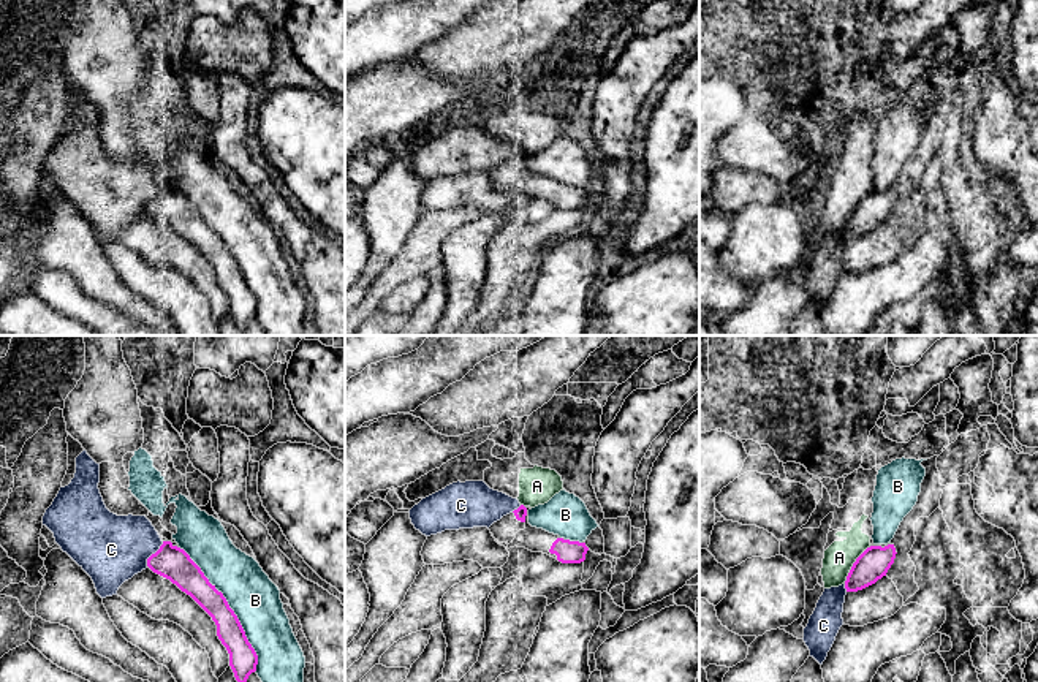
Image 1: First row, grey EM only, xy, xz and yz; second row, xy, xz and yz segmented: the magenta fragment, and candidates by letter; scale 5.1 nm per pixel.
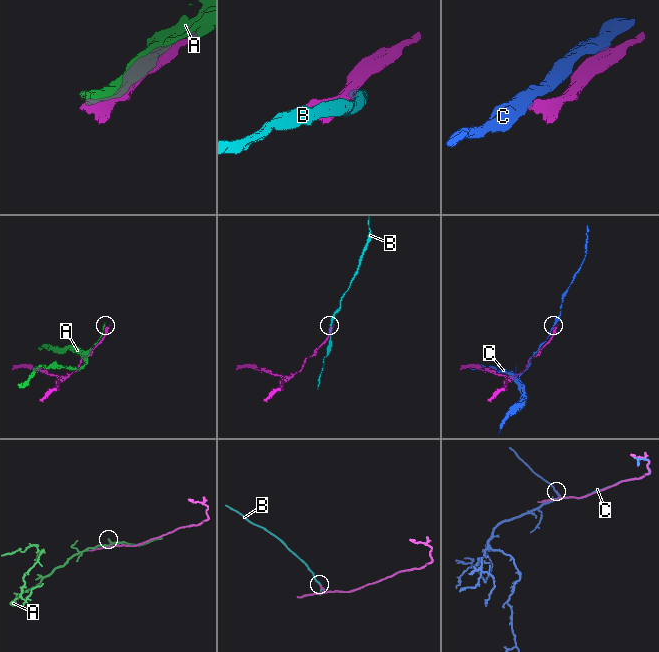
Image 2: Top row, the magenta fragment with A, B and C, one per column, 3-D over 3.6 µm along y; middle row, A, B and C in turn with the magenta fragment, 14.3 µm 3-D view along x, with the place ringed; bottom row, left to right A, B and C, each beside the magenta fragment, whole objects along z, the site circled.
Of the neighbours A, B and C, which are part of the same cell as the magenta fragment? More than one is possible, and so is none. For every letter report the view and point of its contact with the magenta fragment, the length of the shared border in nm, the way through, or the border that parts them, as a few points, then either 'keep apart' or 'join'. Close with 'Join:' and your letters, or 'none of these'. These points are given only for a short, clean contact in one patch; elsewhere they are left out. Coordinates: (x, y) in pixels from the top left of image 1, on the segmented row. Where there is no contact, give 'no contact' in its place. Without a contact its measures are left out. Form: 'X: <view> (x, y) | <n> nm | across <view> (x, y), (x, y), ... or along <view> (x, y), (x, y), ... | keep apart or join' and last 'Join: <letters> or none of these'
A: yz (853, 565) | 220 nm | keep apart
B: xy (230, 608) | 750 nm | keep apart
C: xy (152, 554) | 160 nm | keep apart
Join: none of these

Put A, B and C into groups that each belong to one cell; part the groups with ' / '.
A / B / C

